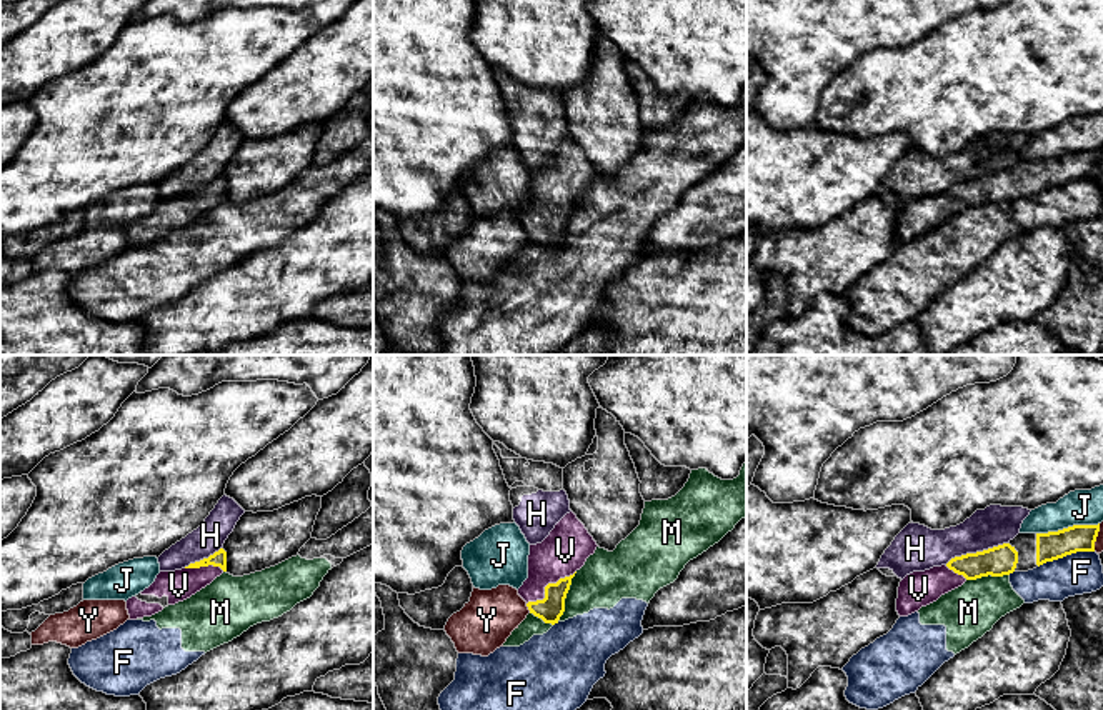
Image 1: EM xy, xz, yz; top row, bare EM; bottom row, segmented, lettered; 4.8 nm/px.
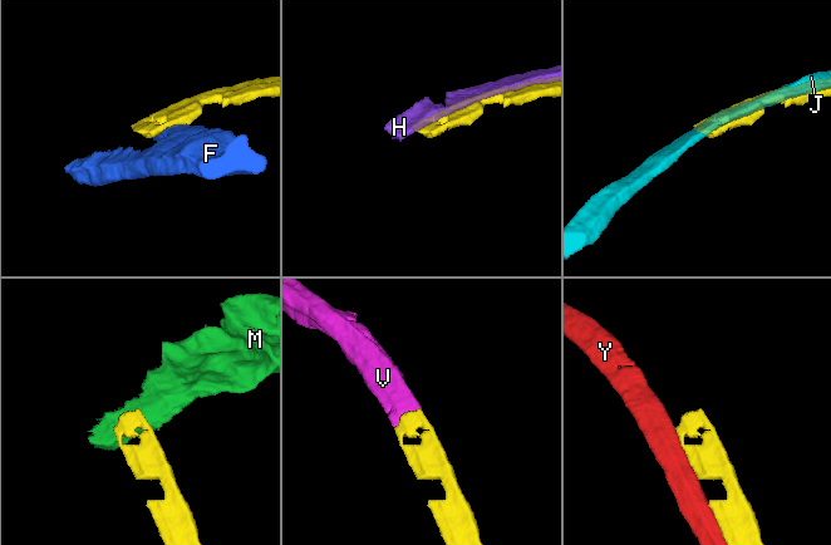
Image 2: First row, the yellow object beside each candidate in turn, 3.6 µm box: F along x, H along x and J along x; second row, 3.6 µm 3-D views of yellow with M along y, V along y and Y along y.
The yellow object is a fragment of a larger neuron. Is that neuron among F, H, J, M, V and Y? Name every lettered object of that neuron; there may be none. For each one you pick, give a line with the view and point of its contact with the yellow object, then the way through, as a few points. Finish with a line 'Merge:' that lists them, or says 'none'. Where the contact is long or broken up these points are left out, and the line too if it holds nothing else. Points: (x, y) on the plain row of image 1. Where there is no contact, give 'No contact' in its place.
V: Touches yellow at xz (547, 212). Path across: xz (550, 235), (547, 212), (552, 190), (565, 177)
Merge: V

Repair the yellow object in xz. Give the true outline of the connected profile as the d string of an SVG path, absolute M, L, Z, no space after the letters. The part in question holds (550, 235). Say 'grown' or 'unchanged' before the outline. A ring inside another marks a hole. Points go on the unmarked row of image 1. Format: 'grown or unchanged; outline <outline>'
grown; outline M573 138L566 140L542 170L530 172L528 205L518 215L530 240L545 250L558 250L571 205L596 173Z

